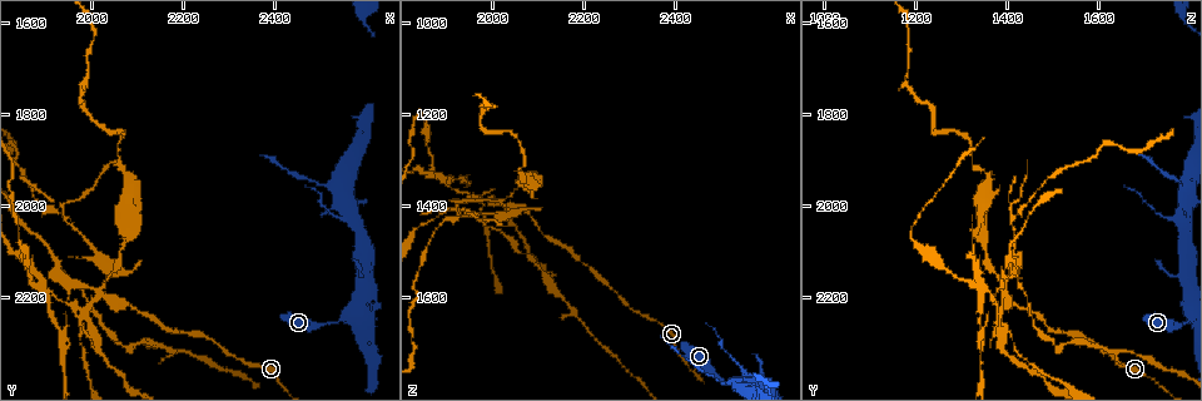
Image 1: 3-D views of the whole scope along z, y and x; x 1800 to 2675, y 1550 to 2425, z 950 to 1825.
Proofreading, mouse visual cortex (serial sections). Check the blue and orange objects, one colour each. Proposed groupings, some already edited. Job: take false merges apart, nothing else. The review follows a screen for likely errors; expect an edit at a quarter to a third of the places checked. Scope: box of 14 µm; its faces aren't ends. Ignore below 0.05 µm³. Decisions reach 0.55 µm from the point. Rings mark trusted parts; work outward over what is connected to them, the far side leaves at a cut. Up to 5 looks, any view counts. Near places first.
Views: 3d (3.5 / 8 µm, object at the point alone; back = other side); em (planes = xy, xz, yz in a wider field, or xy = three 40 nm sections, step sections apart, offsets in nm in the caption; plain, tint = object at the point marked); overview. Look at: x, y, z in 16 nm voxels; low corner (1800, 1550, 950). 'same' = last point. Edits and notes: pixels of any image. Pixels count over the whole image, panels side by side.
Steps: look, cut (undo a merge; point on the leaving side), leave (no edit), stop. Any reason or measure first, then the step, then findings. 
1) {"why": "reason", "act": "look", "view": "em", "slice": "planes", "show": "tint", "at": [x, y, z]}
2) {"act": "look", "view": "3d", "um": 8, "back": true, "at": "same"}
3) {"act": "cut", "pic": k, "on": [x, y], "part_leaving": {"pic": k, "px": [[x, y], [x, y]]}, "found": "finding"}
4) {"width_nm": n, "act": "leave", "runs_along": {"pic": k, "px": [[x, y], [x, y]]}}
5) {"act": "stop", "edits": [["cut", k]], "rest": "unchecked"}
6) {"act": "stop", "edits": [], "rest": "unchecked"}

{"why": "thick turns thin", "act": "look", "view": "3d", "um": 3.5, "at": [2500, 2265, 1775]}

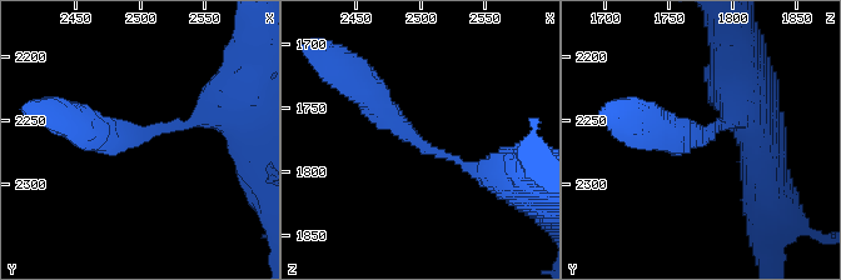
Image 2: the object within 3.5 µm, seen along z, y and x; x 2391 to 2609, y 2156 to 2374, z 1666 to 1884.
{"arm_widths_nm": [150, 350], "why": "now the EM", "act": "look", "view": "em", "slice": "xy", "step": 5, "show": "tint", "at": [2498, 2258, 1780]}

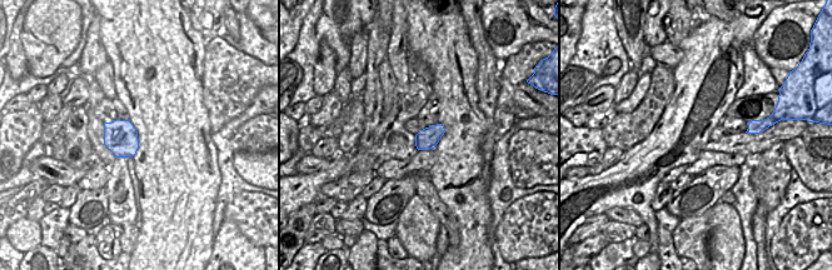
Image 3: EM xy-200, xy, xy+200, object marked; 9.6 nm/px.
{"act": "leave", "runs_along": {"pic": 2, "px": [[363, 84], [428, 150], [497, 170]]}, "found": "continuous, no second cell"}

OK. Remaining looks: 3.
{"why": "two arms in line, one across", "act": "look", "view": "3d", "um": 8, "at": [2585, 2155, 1785]}

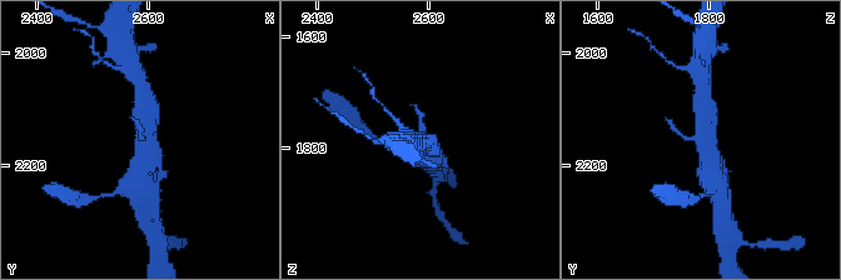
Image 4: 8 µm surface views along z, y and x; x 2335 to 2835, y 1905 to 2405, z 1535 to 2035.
{"act": "look", "view": "3d", "um": 3.5, "at": [2590, 2155, 1790]}

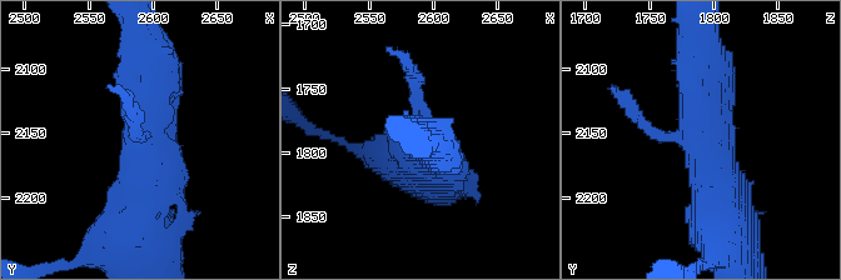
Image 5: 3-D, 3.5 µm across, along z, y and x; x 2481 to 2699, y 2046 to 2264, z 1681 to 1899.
{"why": "now the EM", "act": "look", "view": "em", "slice": "xy", "step": 5, "show": "tint", "at": [2588, 2154, 1786]}

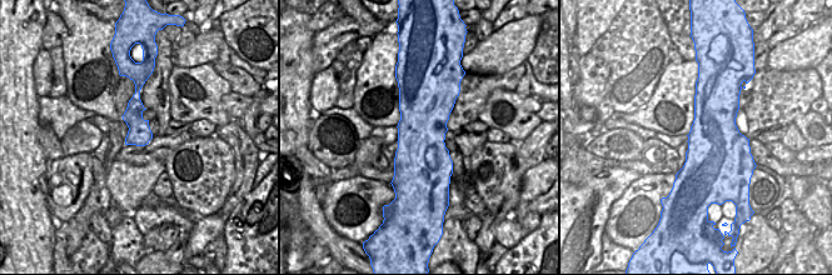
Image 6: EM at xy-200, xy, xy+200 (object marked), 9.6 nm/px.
{"act": "leave", "runs_along": {"pic": 5, "px": [[711, 204], [708, 146], [653, 135], [625, 100]]}, "found": "continuous, no second cell"}

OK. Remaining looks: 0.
{"act": "stop", "edits": [], "rest": "unchecked"}

